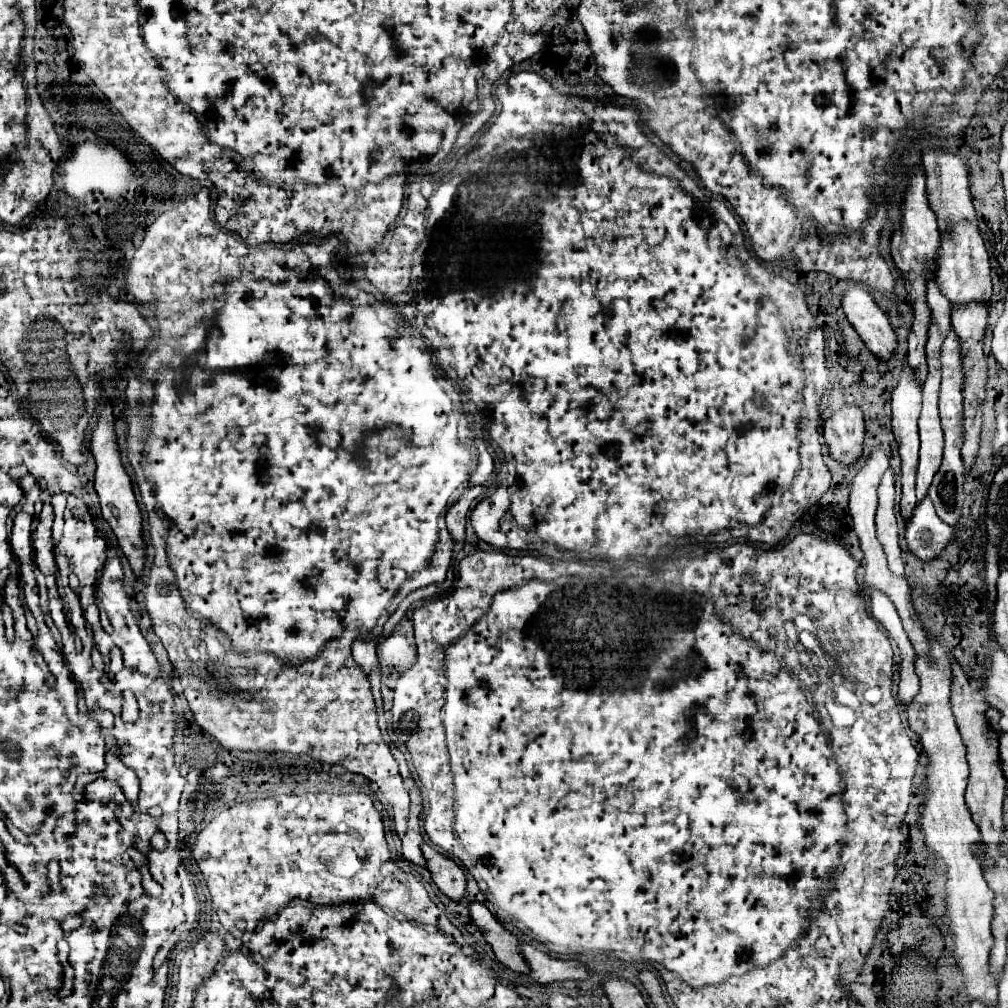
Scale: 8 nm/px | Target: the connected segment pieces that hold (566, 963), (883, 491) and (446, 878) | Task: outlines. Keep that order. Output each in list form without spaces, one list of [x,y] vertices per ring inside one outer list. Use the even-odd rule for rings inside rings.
[[[526,943],[520,945],[520,953],[530,967],[530,977],[542,985],[566,979],[582,981],[588,975],[588,969],[584,969],[584,965],[576,959],[556,959]]]
[[[888,469],[882,475],[878,487],[878,511],[876,511],[876,529],[878,539],[888,555],[888,567],[894,575],[904,575],[904,563],[900,559],[900,545],[898,545],[898,523],[894,511],[894,471]]]
[[[422,843],[422,853],[426,859],[426,869],[432,873],[438,889],[454,901],[460,901],[466,891],[466,875],[464,871],[446,855],[434,851],[428,843]]]

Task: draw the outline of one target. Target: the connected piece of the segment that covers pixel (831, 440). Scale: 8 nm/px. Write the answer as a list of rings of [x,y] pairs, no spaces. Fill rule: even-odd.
[[[844,405],[824,421],[822,431],[834,459],[852,465],[852,461],[862,455],[862,441],[866,429],[860,407]]]

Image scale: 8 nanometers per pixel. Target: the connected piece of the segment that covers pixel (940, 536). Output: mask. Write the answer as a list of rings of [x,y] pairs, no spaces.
[[[928,495],[914,507],[912,517],[906,521],[906,541],[910,551],[918,559],[934,559],[946,547],[952,537],[952,527],[944,523],[936,511]]]

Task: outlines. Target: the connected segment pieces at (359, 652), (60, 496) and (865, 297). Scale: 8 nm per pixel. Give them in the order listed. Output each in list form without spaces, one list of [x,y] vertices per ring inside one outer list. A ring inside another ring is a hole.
[[[354,641],[352,645],[352,657],[354,661],[360,665],[360,669],[366,673],[370,685],[372,685],[372,693],[374,693],[374,701],[376,701],[376,709],[378,709],[378,717],[384,717],[382,711],[382,699],[380,699],[380,665],[376,654],[377,642],[374,641]]]
[[[57,493],[51,497],[56,525],[64,525],[65,497],[64,493]]]
[[[852,285],[842,295],[842,309],[866,343],[866,347],[880,359],[890,359],[896,347],[896,335],[888,323],[886,313],[874,303],[868,291],[860,285]]]

